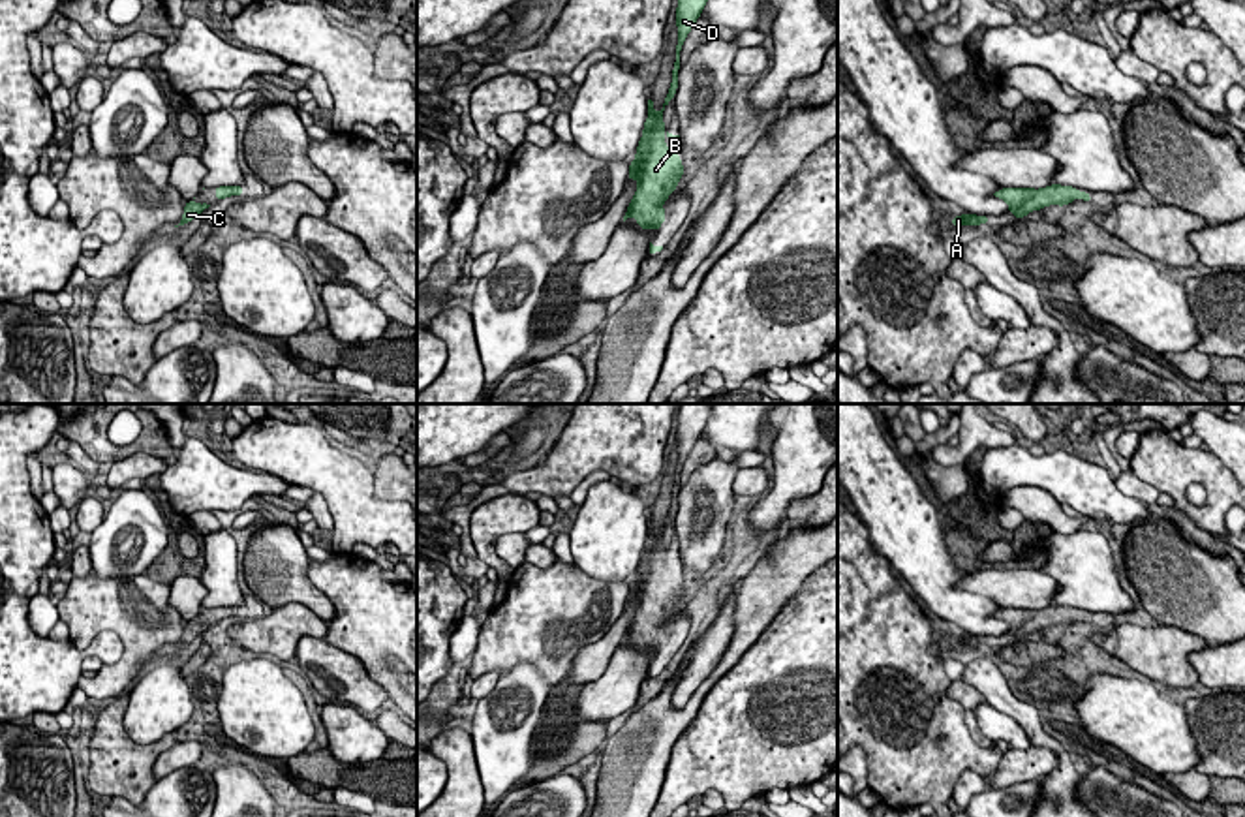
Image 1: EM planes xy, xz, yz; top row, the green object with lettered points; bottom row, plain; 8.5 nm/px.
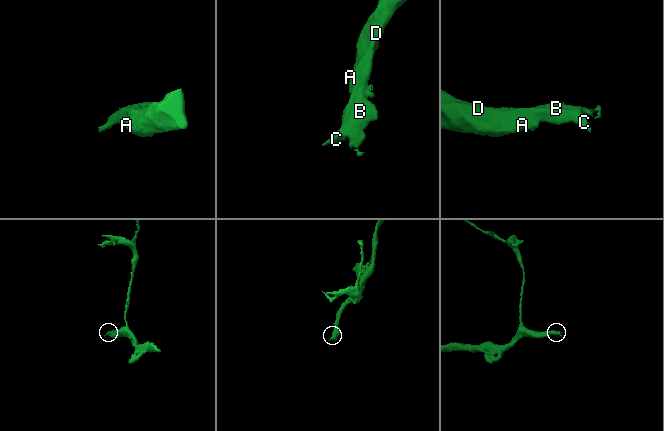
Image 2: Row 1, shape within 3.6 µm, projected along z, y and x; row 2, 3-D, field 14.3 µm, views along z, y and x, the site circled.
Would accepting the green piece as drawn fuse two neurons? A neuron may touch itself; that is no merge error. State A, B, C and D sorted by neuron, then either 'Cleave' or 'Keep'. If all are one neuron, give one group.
Groups: A B C D. Keep

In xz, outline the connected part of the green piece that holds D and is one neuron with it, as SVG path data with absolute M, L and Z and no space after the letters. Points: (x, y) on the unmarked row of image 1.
M680 404L676 428L678 464L670 509L659 533L653 530L653 522L648 520L648 539L635 571L637 577L629 584L627 595L627 601L637 599L638 607L631 624L627 625L623 642L633 637L640 650L657 652L661 648L667 639L663 624L674 610L678 610L678 601L684 597L682 577L667 567L661 554L665 552L674 563L682 563L682 560L680 556L667 552L663 532L674 520L678 511L680 473L687 455L702 436L712 408L714 404Z

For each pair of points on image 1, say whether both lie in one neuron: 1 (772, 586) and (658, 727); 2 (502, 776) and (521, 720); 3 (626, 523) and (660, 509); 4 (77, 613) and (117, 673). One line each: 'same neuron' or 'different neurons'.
1: same neuron
2: same neuron
3: different neurons
4: same neuron

